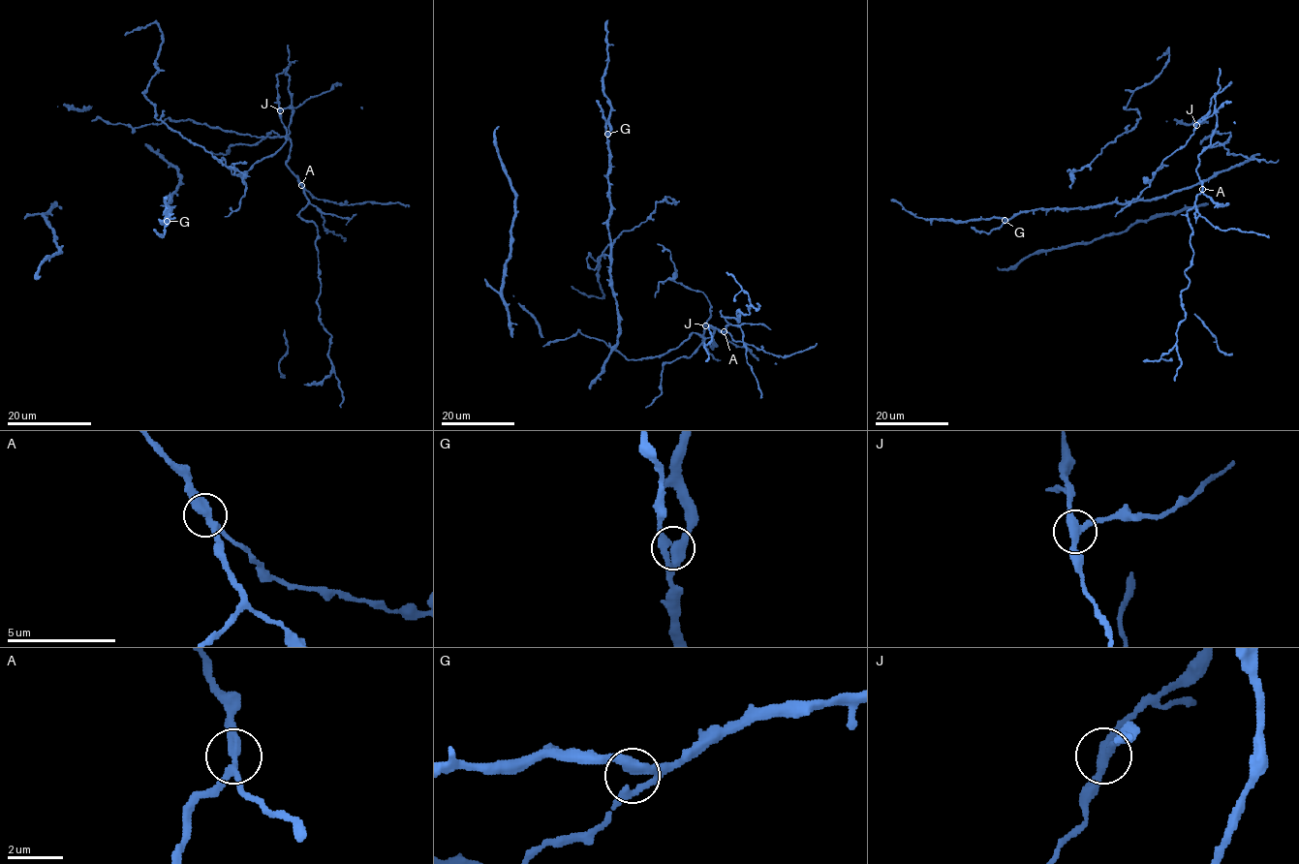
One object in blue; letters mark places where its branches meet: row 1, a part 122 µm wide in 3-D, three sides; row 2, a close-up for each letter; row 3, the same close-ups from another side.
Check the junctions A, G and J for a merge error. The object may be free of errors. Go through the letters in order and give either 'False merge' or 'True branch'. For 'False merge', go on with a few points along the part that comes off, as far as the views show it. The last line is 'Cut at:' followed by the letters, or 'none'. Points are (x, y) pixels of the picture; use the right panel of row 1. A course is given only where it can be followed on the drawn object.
A: True branch
G: True branch
J: False merge
Cut at: J

